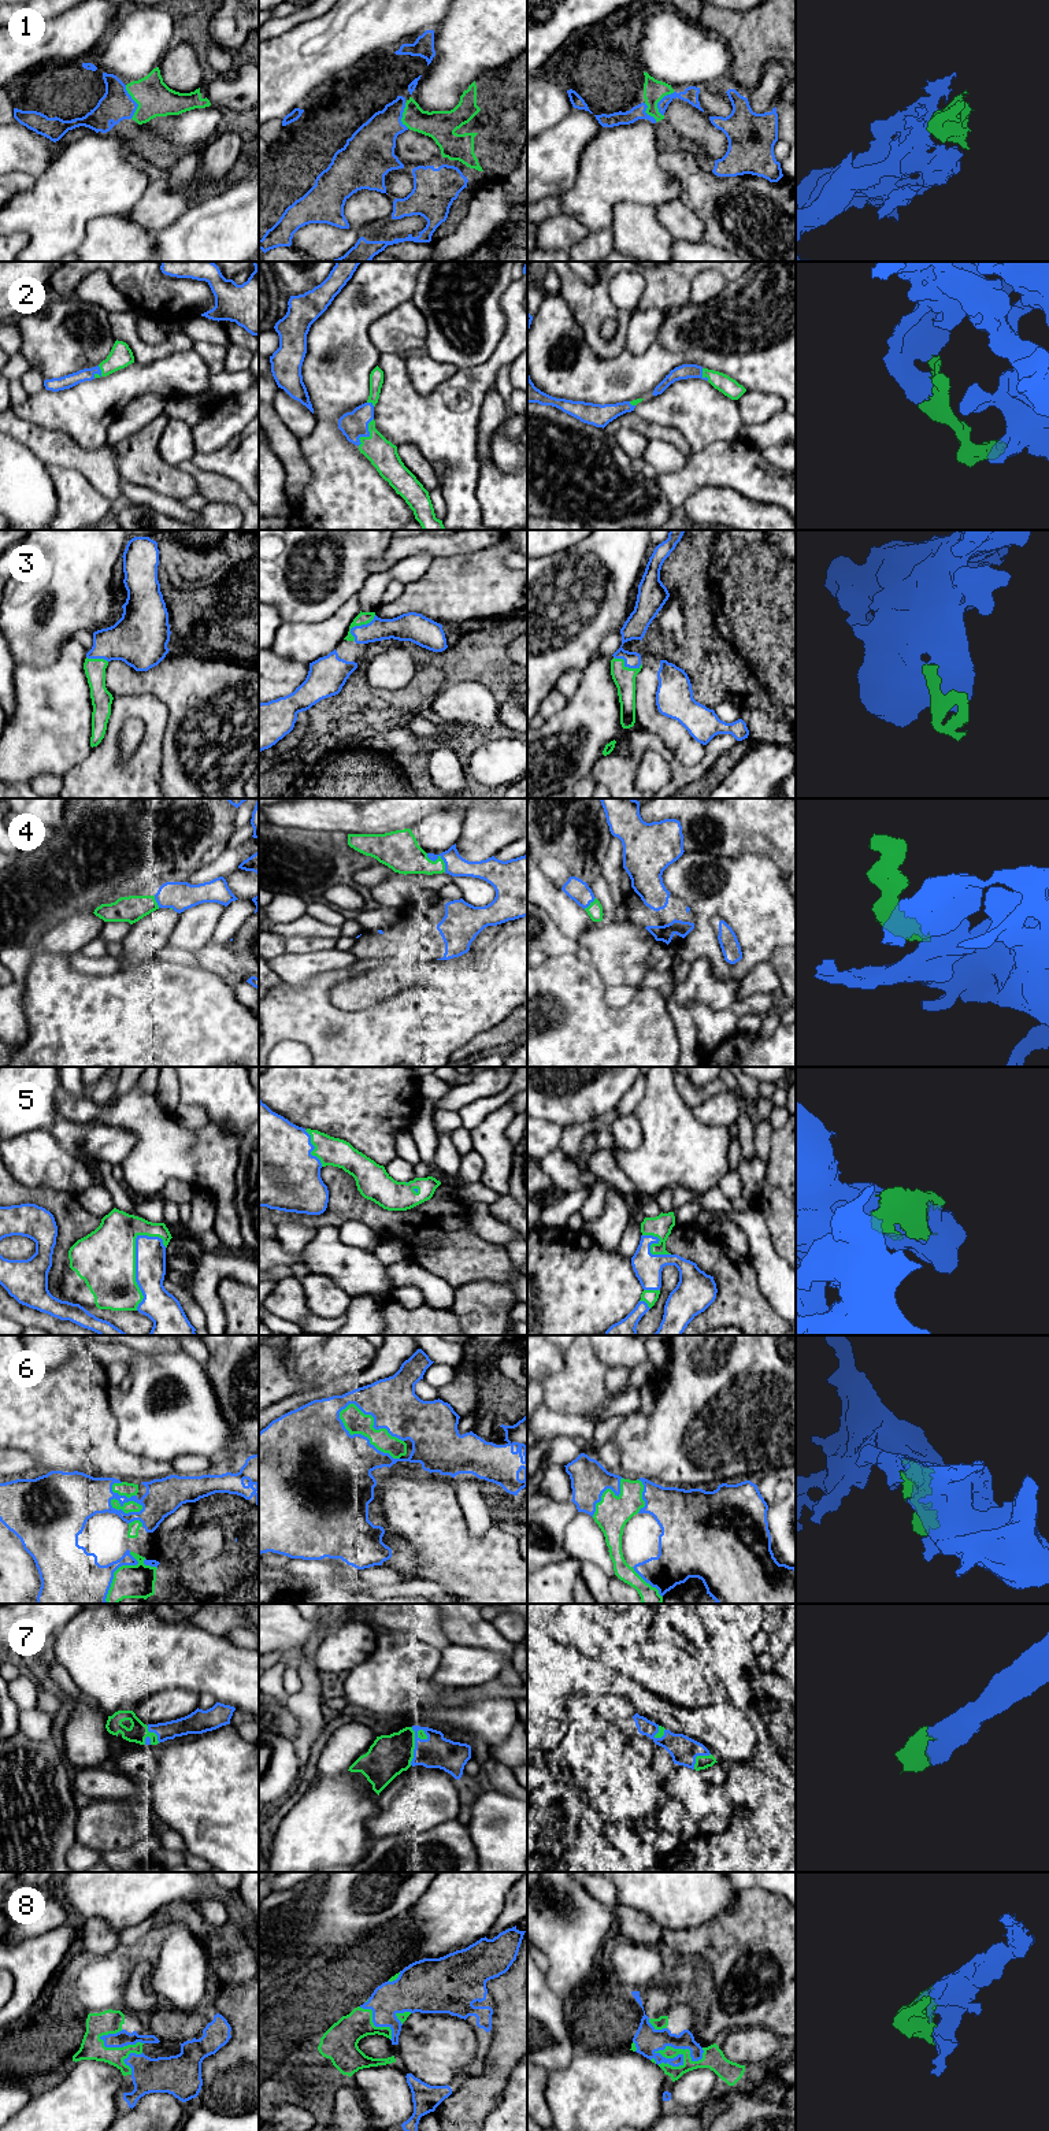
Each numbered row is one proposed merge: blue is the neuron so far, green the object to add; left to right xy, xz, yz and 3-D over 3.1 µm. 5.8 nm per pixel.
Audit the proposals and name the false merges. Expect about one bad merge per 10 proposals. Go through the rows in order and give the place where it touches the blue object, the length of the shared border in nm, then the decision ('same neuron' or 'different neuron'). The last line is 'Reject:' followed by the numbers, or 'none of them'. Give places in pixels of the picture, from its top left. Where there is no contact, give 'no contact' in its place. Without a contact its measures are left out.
1: contact xy (134, 102); length 200 nm; same neuron
2: contact xz (369, 434); length 190 nm; same neuron
3: contact xz (358, 626); length 200 nm; same neuron
4: contact xz (441, 858); length 160 nm; same neuron
5: contact xy (136, 1263); length 460 nm; same neuron
6: contact xz (363, 1435); length 460 nm; same neuron
7: contact xz (415, 1746); length 220 nm; same neuron
8: contact yz (662, 2056); length 320 nm; same neuron
Reject: none of them

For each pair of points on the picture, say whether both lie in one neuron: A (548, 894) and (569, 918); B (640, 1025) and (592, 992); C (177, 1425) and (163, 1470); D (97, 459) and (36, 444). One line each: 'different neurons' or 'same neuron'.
A: same neuron
B: same neuron
C: different neurons
D: same neuron

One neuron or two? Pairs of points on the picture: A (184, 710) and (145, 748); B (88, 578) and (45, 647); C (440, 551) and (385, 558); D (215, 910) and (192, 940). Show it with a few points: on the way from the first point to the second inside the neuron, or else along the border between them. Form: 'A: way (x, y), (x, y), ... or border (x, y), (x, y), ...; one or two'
A: border (156, 697), (167, 711), (162, 760); two
B: way (71, 595), (55, 611), (45, 630); one
C: way (426, 547), (399, 548); one
D: way (208, 916), (192, 933); one

